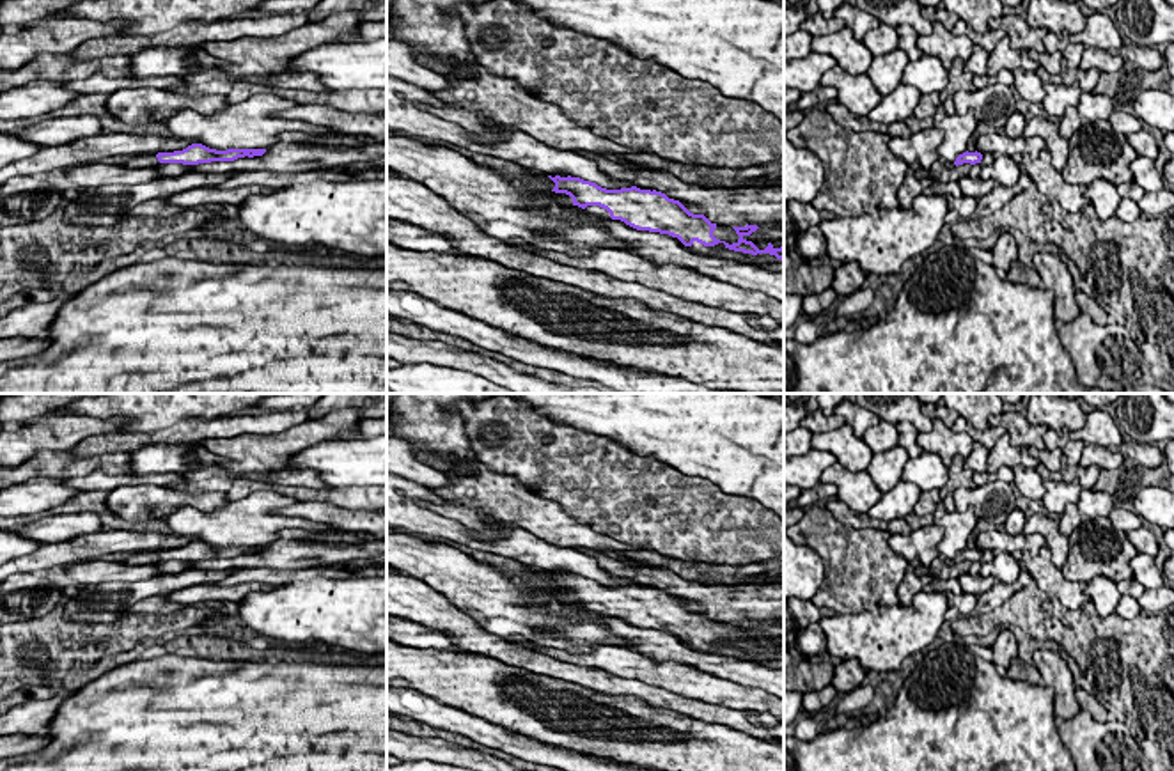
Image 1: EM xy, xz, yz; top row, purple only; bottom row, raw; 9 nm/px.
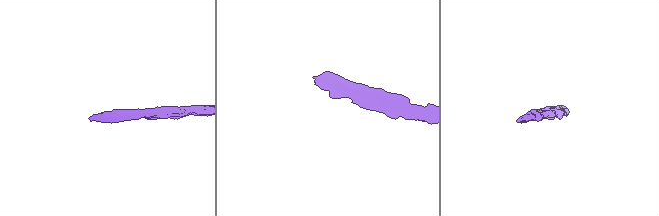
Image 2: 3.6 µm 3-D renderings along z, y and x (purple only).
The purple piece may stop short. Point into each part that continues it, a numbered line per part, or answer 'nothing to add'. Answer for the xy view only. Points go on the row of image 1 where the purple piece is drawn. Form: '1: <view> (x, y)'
nothing to add

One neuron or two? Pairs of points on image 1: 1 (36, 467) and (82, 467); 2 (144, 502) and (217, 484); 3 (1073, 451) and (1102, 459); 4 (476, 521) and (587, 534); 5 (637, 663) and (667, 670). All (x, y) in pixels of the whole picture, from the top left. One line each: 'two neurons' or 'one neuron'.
1: one neuron
2: two neurons
3: two neurons
4: one neuron
5: one neuron

